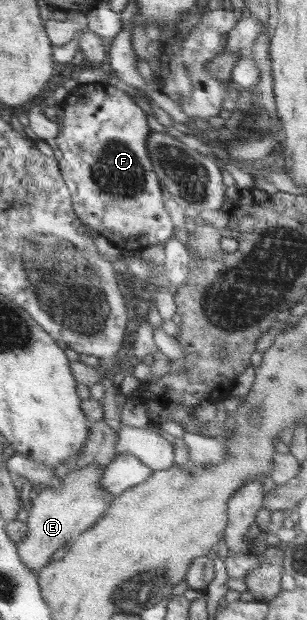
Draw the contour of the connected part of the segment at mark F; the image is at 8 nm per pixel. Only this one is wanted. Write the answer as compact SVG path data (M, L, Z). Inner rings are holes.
M99 82L78 85L58 104L58 109L63 128L52 143L58 153L61 177L70 191L72 208L79 221L106 237L122 252L137 253L138 250L169 240L174 235L175 227L164 208L165 194L147 154L147 137L151 128L143 108L127 92L107 82Z

